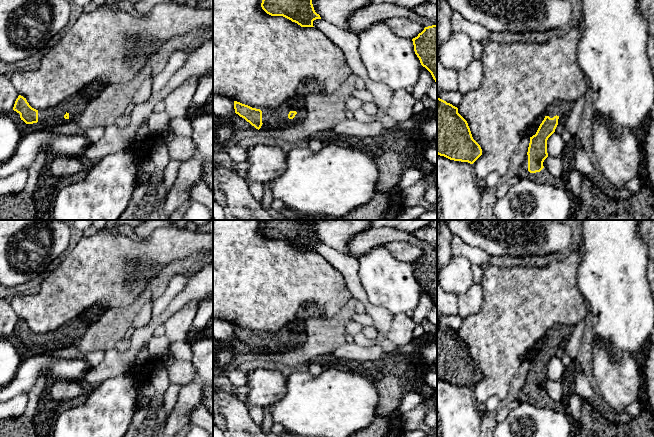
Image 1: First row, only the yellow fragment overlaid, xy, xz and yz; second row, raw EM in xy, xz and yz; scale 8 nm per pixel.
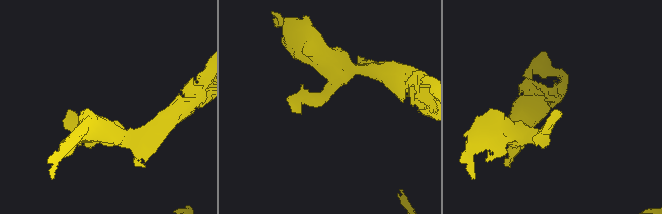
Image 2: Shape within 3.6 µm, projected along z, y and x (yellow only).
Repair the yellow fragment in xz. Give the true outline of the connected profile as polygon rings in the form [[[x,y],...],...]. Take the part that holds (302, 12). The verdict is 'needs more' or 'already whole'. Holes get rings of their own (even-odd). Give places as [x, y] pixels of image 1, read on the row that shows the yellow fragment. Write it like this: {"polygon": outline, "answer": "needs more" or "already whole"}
{"polygon": [[[262,0],[262,9],[271,16],[283,16],[301,27],[314,27],[313,21],[321,19],[314,10],[312,0]]], "answer": "already whole"}

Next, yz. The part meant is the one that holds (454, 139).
{"polygon": [[[437,98],[437,154],[470,164],[482,155],[458,108],[440,98]]], "answer": "already whole"}

